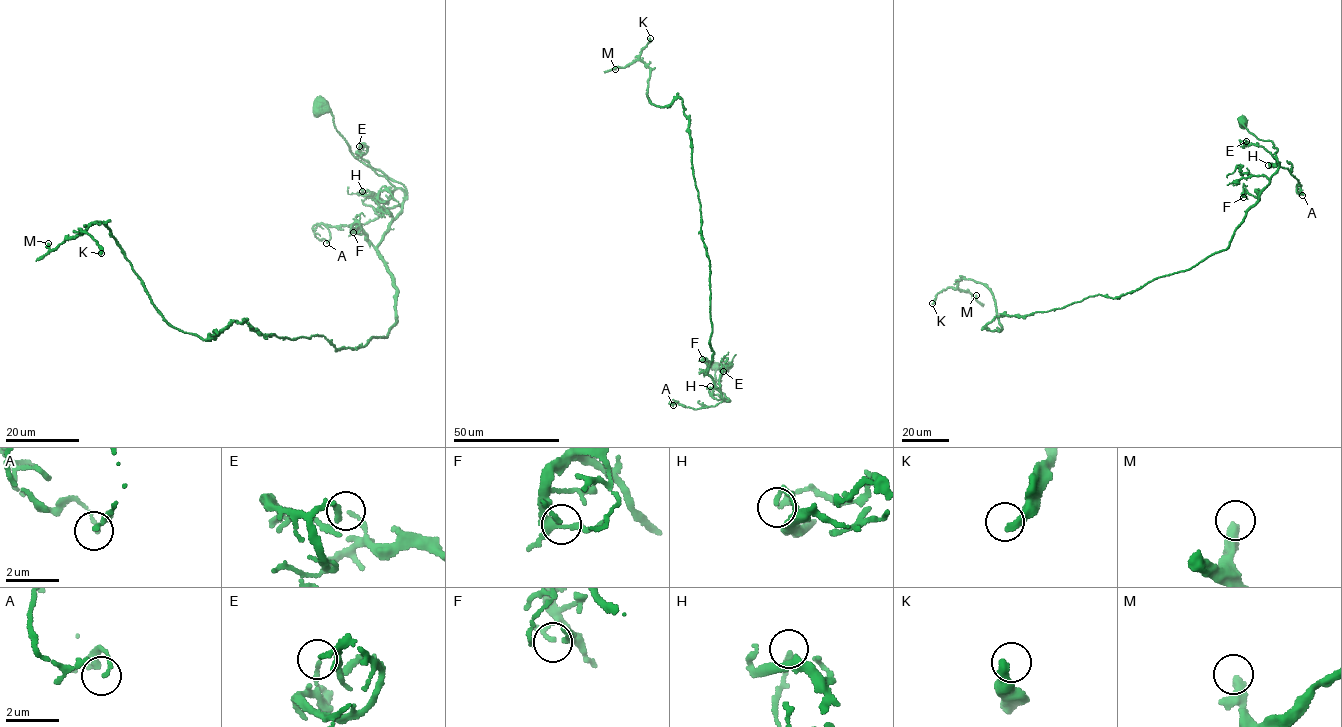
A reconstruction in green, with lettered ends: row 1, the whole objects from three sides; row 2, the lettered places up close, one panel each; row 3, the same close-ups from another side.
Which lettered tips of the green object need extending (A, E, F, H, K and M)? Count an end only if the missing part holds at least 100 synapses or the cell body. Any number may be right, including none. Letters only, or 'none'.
none

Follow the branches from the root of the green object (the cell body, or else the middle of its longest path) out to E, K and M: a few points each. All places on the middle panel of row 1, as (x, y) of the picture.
E: (714, 366), (718, 367), (712, 392), (729, 401), (721, 391), (719, 382), (723, 371)
K: (714, 366), (712, 392), (729, 401), (707, 372), (688, 118), (681, 99), (647, 96), (650, 38)
M: (714, 366), (712, 392), (729, 401), (707, 372), (688, 118), (679, 98), (653, 105), (643, 62), (615, 69)

